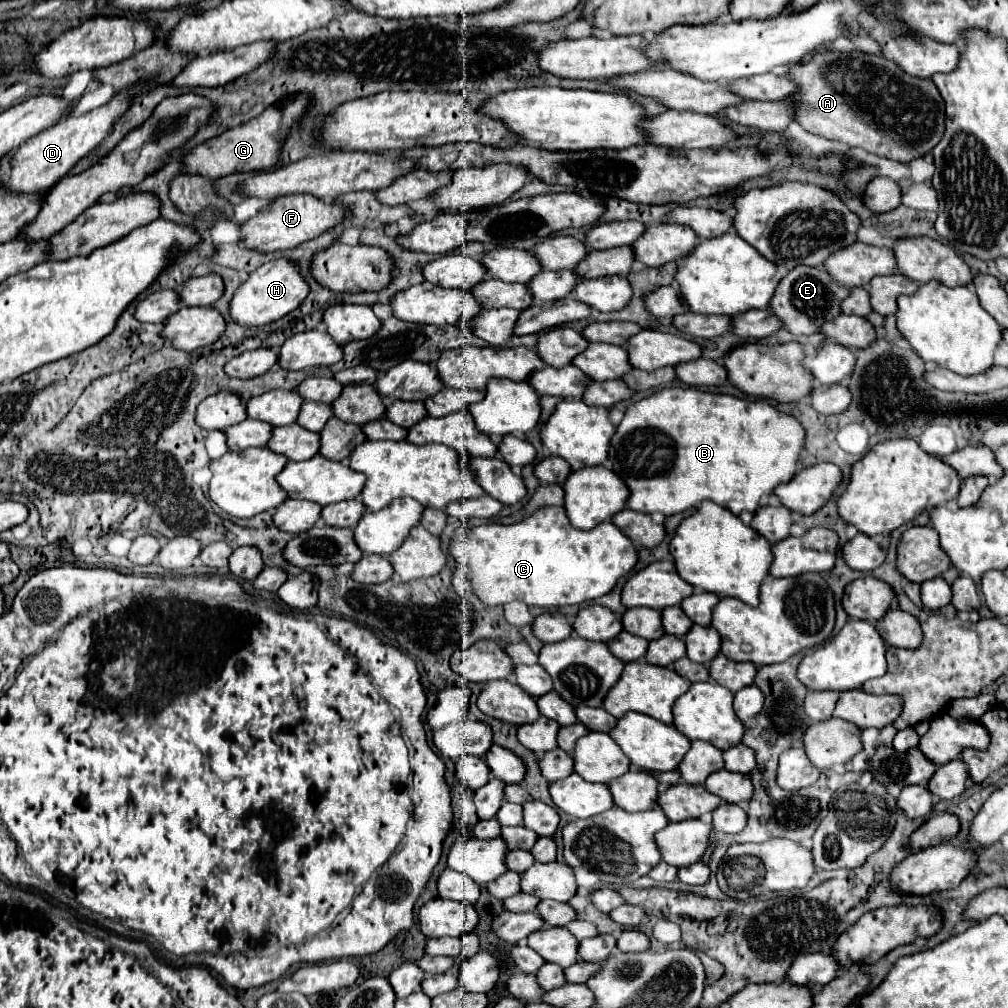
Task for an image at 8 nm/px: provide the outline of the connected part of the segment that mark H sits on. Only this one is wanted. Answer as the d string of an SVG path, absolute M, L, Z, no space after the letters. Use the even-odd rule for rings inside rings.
M274 259L250 273L248 279L236 289L230 301L230 317L242 327L262 327L294 311L306 299L306 295L308 285L300 277L296 263L292 263L290 259Z

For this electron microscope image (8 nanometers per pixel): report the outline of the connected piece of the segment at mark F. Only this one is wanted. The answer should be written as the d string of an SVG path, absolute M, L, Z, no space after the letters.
M286 195L274 199L268 207L258 211L254 217L240 225L244 247L258 253L274 253L294 249L304 241L318 237L320 233L328 231L330 227L338 225L344 217L344 209L334 203L322 203L310 195Z

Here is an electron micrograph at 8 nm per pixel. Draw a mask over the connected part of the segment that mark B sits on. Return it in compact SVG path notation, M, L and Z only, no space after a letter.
M668 387L662 389L650 397L644 397L636 403L632 403L626 413L622 423L616 427L616 433L610 441L610 451L608 451L608 459L612 461L612 471L626 483L626 487L630 489L630 497L626 501L628 509L632 511L640 511L640 513L664 513L664 515L674 515L680 511L686 511L690 507L700 505L702 501L710 499L714 503L718 503L720 507L726 507L728 511L732 511L734 515L740 515L742 511L750 511L754 513L760 505L760 497L762 495L770 495L774 491L776 485L786 483L786 479L792 479L796 473L796 461L800 457L800 451L804 447L804 429L802 425L786 413L780 413L778 409L774 409L772 405L768 405L766 401L746 401L746 399L738 399L732 395L718 395L718 393L706 393L694 387Z

